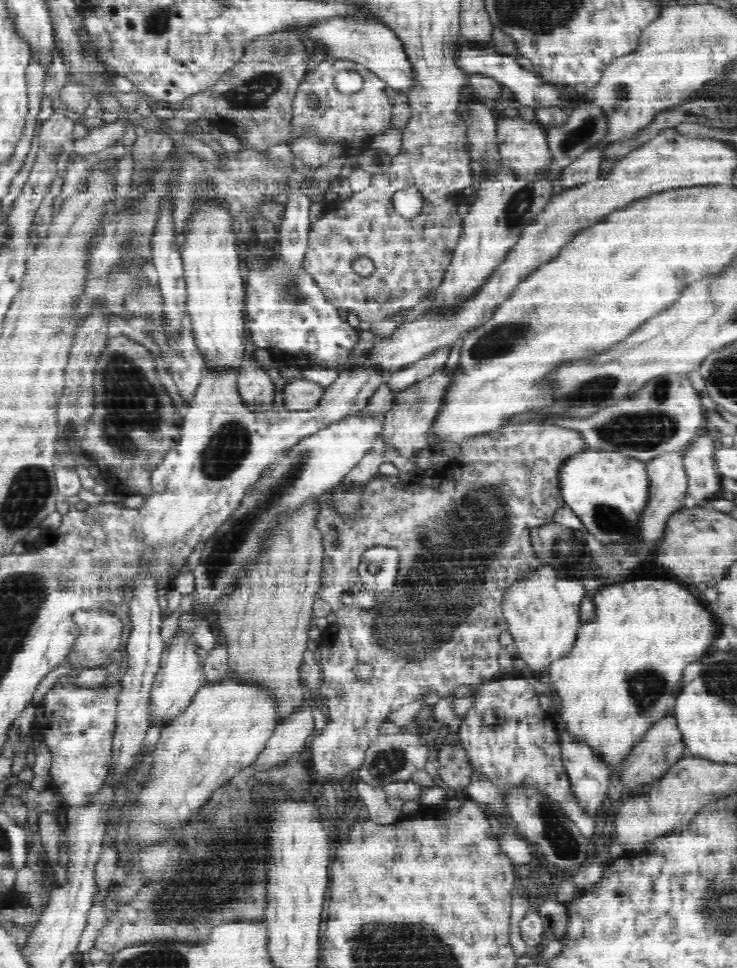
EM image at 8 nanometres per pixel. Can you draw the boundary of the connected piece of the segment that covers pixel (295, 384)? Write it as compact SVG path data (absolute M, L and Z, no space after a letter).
M292 378L282 388L282 398L286 410L306 410L314 406L322 396L324 387L306 379Z

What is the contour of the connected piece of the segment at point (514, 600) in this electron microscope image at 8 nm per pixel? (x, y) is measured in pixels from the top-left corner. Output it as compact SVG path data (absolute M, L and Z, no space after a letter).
M542 566L514 584L505 595L503 610L513 636L514 655L526 663L527 671L546 671L571 653L583 620L581 604L589 593L576 578L561 577L552 567Z

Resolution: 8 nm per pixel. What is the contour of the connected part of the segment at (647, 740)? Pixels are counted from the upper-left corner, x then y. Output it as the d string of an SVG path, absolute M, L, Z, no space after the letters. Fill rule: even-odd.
M675 715L664 716L648 730L642 742L635 746L630 758L625 762L621 774L624 787L638 787L644 783L660 779L671 766L684 758L686 748L687 744L683 741L683 734L679 729Z

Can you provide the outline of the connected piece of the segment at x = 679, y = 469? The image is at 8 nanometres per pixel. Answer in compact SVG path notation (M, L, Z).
M687 448L670 450L670 452L662 452L656 458L646 462L651 485L648 508L644 512L645 529L642 530L642 533L646 536L646 541L654 542L655 546L665 536L666 526L669 525L673 514L685 508L684 499L688 492L688 475L684 463L686 453Z

